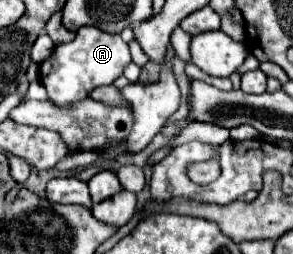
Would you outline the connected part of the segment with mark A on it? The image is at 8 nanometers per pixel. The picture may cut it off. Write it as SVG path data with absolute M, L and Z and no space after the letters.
M83 26L77 30L75 40L55 46L51 58L39 64L39 76L49 100L59 106L65 106L67 102L87 98L87 94L97 86L113 84L113 80L123 74L123 68L129 62L129 46L121 40L119 34L107 34L99 28Z

